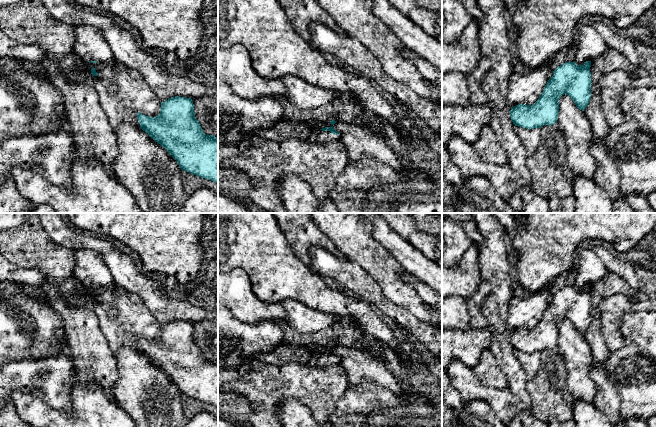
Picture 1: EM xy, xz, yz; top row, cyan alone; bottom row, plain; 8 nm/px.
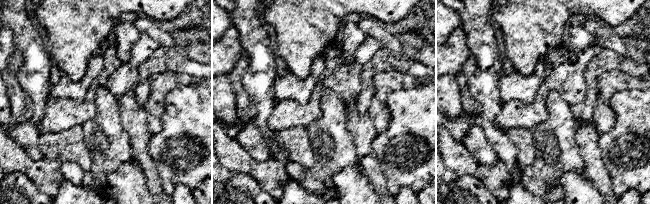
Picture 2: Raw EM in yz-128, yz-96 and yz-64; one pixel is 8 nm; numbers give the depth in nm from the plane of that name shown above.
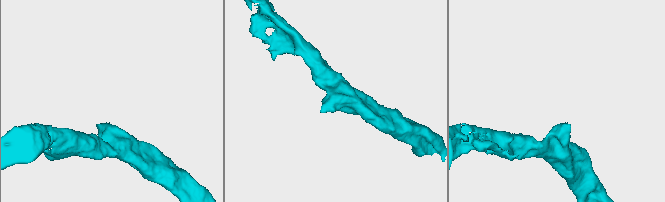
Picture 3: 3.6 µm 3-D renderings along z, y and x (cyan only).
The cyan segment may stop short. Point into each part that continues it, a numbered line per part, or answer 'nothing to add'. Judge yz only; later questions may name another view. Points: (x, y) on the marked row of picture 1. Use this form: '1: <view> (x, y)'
nothing to add

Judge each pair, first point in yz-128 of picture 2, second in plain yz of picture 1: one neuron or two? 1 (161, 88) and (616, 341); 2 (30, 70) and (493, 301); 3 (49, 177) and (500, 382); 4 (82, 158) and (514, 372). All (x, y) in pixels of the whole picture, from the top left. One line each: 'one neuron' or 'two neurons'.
1: one neuron
2: one neuron
3: two neurons
4: two neurons

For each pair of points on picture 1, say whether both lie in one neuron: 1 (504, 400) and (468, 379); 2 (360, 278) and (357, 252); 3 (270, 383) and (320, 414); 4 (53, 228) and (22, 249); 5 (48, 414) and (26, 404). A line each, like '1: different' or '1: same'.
1: same
2: different
3: same
4: different
5: same

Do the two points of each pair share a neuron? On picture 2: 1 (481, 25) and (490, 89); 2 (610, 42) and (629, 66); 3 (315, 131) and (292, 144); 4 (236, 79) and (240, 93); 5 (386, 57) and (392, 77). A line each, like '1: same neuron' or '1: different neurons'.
1: same neuron
2: different neurons
3: different neurons
4: same neuron
5: different neurons

